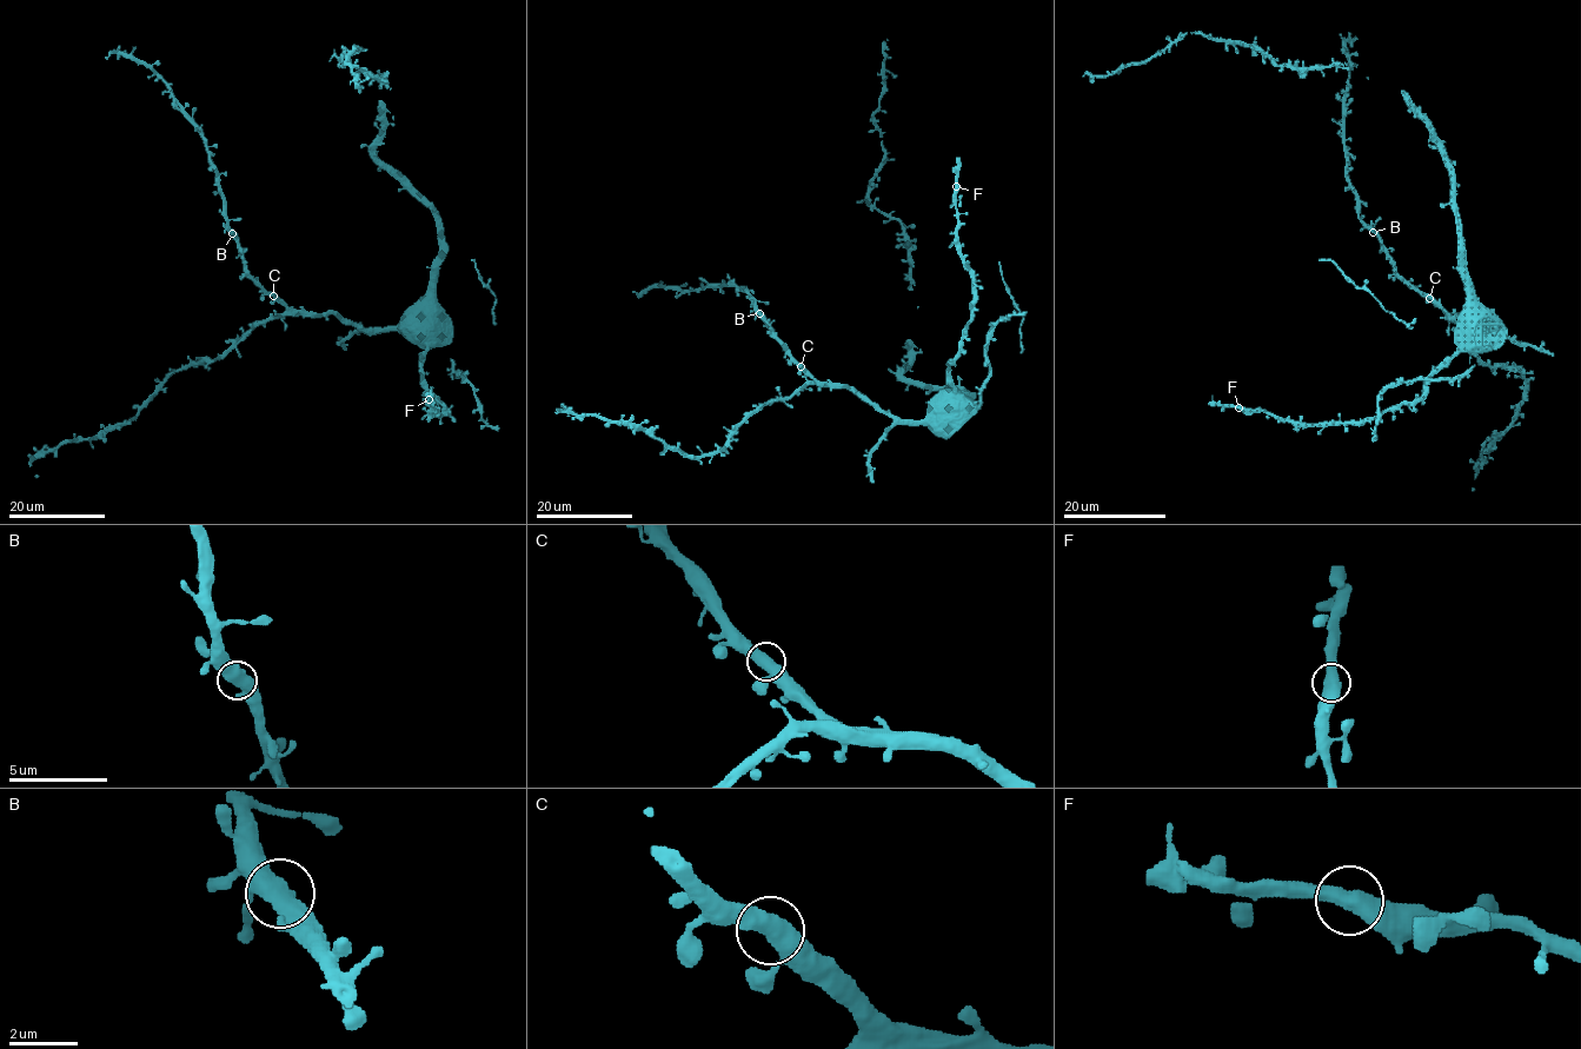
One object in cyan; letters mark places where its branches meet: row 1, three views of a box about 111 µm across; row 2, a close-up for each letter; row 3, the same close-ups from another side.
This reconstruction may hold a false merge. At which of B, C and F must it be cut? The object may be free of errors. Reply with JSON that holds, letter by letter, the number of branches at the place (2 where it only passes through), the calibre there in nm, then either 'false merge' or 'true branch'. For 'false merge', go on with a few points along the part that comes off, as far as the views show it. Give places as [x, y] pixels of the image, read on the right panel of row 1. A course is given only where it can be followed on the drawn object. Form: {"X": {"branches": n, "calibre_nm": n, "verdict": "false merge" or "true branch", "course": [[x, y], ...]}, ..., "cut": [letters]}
{"B": {"branches": 2, "calibre_nm": 550, "verdict": "true branch"}, "C": {"branches": 2, "calibre_nm": 550, "verdict": "true branch"}, "F": {"branches": 2, "calibre_nm": 550, "verdict": "true branch"}, "cut": []}

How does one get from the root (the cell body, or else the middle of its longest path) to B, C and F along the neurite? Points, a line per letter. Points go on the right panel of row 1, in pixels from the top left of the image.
B: (1470, 338), (1470, 347), (1487, 333), (1463, 317), (1449, 317), (1413, 289), (1396, 272), (1387, 249), (1373, 232)
C: (1470, 338), (1470, 347), (1487, 333), (1463, 317), (1449, 317), (1429, 298)
F: (1470, 338), (1467, 347), (1454, 353), (1432, 374), (1420, 398), (1401, 402), (1373, 417), (1299, 424), (1240, 407)

